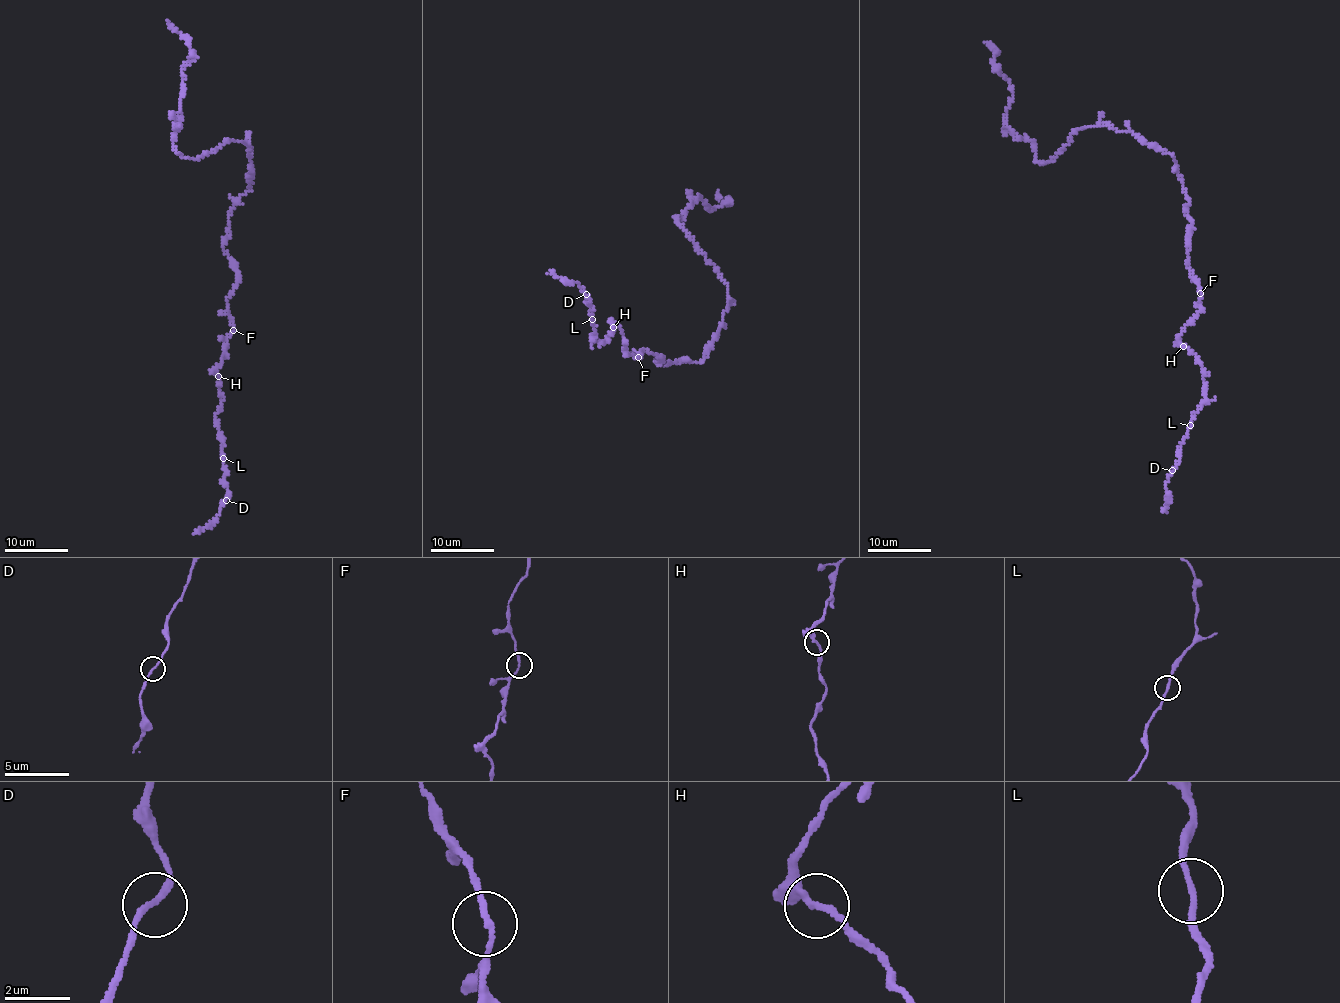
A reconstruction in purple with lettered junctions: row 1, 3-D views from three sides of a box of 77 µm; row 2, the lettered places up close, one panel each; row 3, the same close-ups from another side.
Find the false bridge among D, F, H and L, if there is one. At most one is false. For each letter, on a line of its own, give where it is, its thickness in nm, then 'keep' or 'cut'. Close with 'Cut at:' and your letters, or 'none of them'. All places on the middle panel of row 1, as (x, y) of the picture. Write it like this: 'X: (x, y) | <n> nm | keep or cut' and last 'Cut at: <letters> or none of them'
D: (586, 294) | 160 nm | keep
F: (638, 357) | 160 nm | keep
H: (613, 327) | 200 nm | keep
L: (592, 319) | 170 nm | keep
Cut at: none of them

